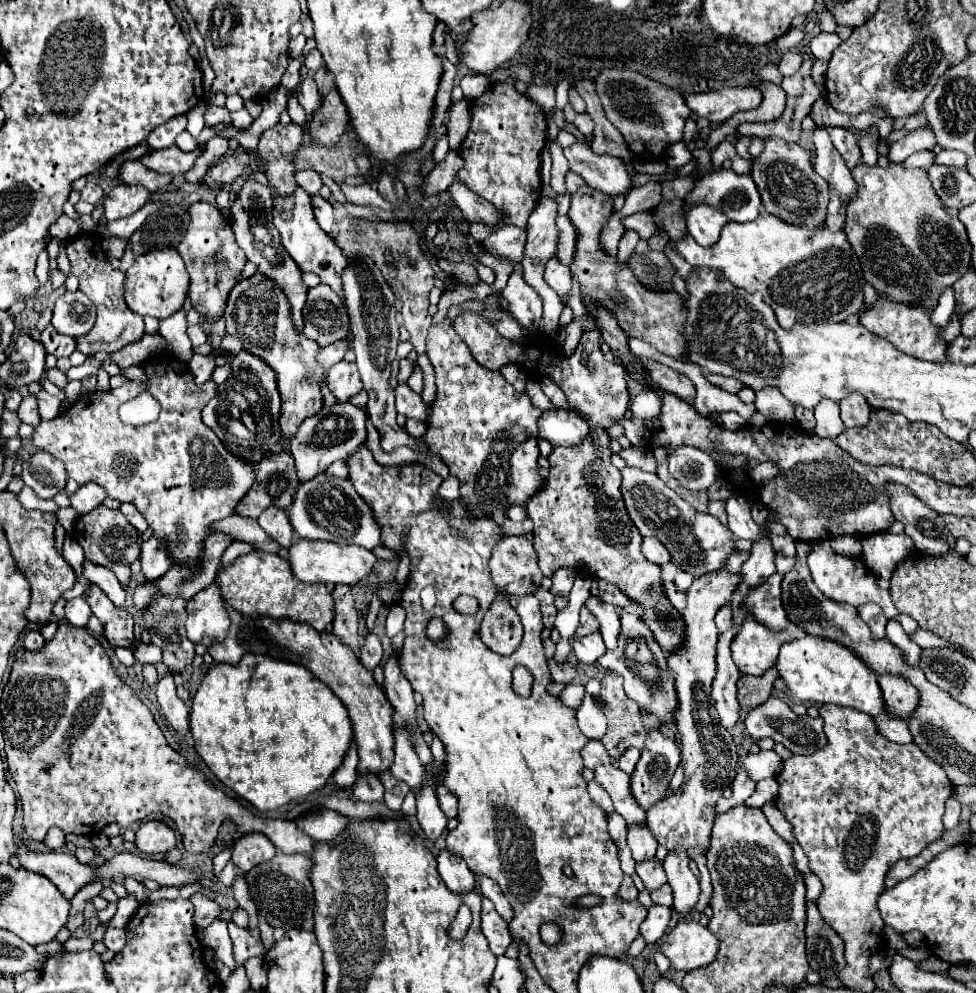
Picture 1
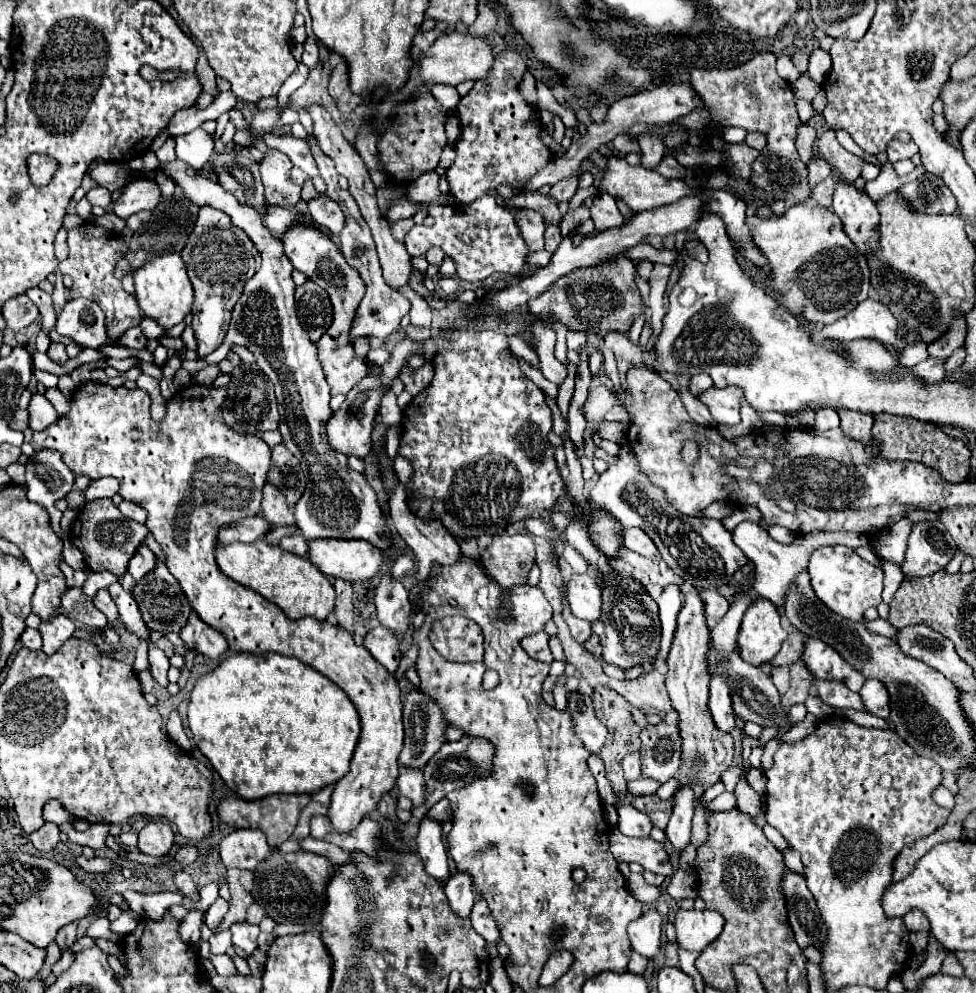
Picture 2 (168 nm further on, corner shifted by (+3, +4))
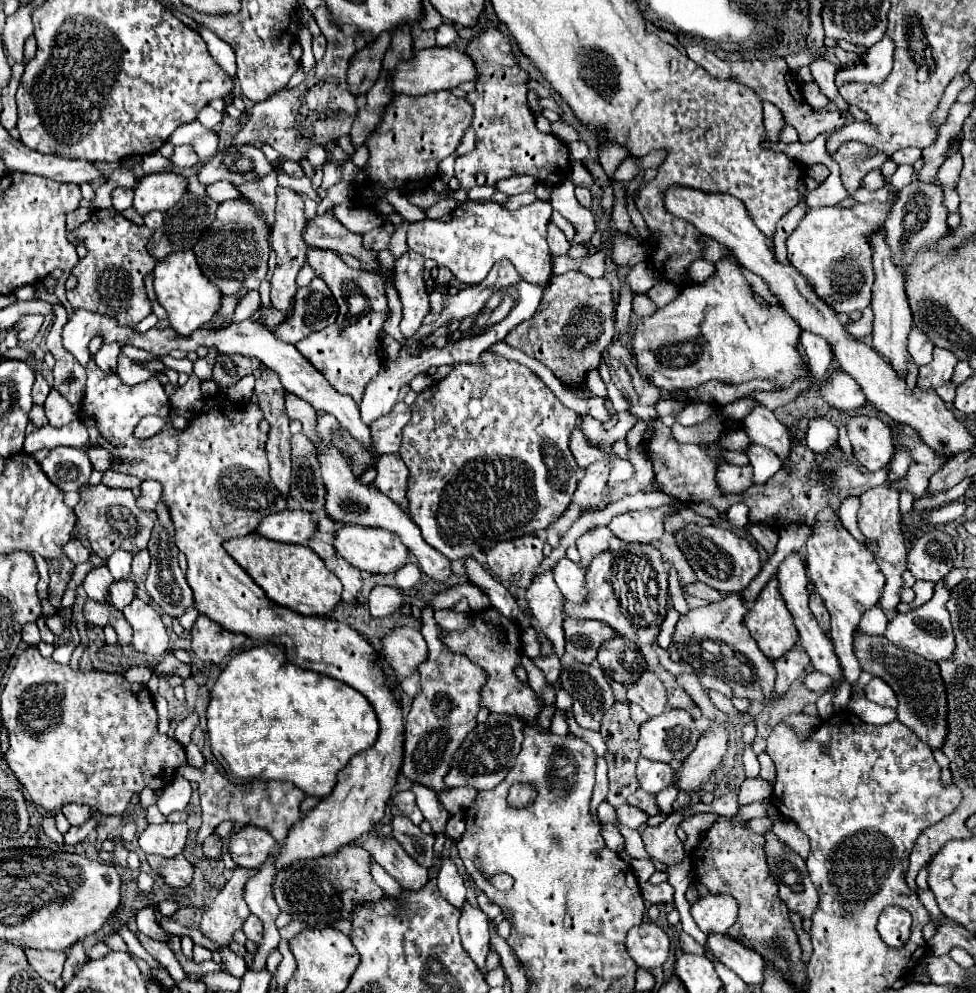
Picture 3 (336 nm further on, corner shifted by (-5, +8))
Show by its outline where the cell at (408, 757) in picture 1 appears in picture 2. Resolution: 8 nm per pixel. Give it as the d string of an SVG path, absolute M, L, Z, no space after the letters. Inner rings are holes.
M400 770L396 788L400 796L412 800L412 806L418 808L426 802L426 784L420 770Z

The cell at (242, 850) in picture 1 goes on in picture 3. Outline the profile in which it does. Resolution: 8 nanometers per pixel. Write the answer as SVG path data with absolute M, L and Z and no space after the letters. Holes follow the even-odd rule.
M244 826L236 830L228 840L228 852L232 860L242 868L260 868L268 854L278 848L268 830L256 826Z

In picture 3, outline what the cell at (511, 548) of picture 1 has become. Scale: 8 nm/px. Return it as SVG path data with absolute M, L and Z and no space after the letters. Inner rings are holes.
M526 534L510 542L498 542L486 554L486 568L502 582L510 582L518 588L530 588L540 568L544 542L536 534Z

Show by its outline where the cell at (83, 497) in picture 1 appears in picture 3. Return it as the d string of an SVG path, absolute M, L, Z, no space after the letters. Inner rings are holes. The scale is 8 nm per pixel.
M106 470L102 476L102 484L112 486L112 488L130 488L132 490L132 488L140 486L140 480L134 476L128 476L128 474L118 474L114 470Z

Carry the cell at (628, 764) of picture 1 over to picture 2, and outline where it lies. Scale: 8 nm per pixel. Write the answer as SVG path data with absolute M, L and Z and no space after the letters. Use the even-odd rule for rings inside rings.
M634 752L634 754L628 754L622 762L622 768L624 768L624 776L628 782L636 780L642 772L640 772L640 754Z

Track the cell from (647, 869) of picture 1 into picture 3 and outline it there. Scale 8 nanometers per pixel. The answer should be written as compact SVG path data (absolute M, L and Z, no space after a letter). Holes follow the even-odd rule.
M692 804L688 808L684 808L684 812L680 814L668 814L668 818L658 824L658 826L646 826L640 834L642 834L642 840L644 840L644 846L646 846L646 852L662 862L662 864L678 864L686 858L686 850L684 850L684 844L678 842L678 836L676 836L676 828L680 826L682 822L682 816L692 816L696 814L698 810L706 810L706 804Z

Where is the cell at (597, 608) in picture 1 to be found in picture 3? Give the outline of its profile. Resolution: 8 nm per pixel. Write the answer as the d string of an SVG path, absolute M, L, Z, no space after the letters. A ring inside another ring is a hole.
M562 558L554 566L554 580L566 598L576 604L586 604L586 578L584 568L574 564L570 558Z

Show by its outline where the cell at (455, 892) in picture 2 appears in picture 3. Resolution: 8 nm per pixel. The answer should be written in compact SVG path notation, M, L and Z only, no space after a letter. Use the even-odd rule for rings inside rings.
M466 900L466 910L462 910L462 914L460 914L460 936L462 936L462 946L466 948L470 958L476 962L476 966L480 968L482 974L487 974L484 962L486 962L486 954L490 952L488 918L486 918L486 914L482 914L482 910L478 910L478 906L472 906L468 900Z

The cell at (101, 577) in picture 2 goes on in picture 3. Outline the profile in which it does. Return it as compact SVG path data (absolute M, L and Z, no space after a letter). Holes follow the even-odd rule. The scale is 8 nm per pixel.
M116 550L108 558L106 566L108 566L108 570L110 570L110 574L112 574L114 580L122 580L122 578L130 576L130 562L132 562L132 554L128 554L124 550Z

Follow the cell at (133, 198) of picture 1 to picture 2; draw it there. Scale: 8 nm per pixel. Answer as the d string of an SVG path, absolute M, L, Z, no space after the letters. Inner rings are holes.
M138 178L130 182L124 194L114 202L112 210L120 218L128 218L142 210L154 210L160 202L160 186L152 178Z

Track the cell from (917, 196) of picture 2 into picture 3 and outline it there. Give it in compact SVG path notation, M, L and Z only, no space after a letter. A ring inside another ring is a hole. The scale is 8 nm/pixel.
M912 180L908 186L902 188L894 202L894 210L890 210L890 218L886 218L886 240L892 250L892 260L898 268L906 268L912 264L914 254L926 246L928 242L936 242L942 234L948 232L948 210L944 204L944 188L934 182L918 182ZM928 218L928 222L926 222Z

